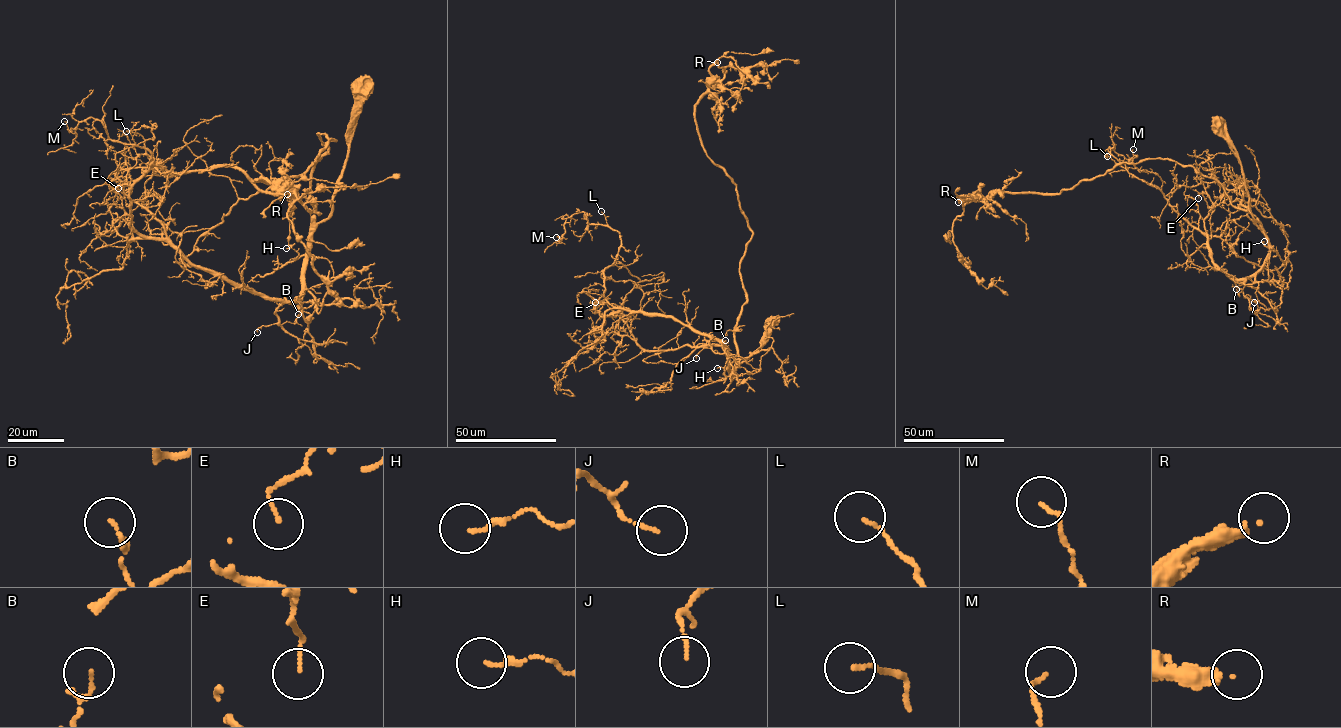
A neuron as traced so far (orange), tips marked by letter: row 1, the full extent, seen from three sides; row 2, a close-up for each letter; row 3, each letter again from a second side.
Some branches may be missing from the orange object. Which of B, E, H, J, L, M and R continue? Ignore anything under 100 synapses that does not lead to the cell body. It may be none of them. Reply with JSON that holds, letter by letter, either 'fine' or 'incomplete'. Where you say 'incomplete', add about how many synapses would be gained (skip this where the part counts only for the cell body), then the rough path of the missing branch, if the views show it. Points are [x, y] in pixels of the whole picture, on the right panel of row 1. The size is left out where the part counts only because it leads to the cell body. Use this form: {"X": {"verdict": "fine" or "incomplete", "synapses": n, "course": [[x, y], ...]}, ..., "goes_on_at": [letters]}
{"B": {"verdict": "fine"}, "E": {"verdict": "fine"}, "H": {"verdict": "fine"}, "J": {"verdict": "fine"}, "L": {"verdict": "fine"}, "M": {"verdict": "fine"}, "R": {"verdict": "incomplete", "synapses": 550, "course": [[958, 202], [954, 180], [958, 166], [965, 157], [983, 163], [992, 157]]}, "goes_on_at": ["R"]}

